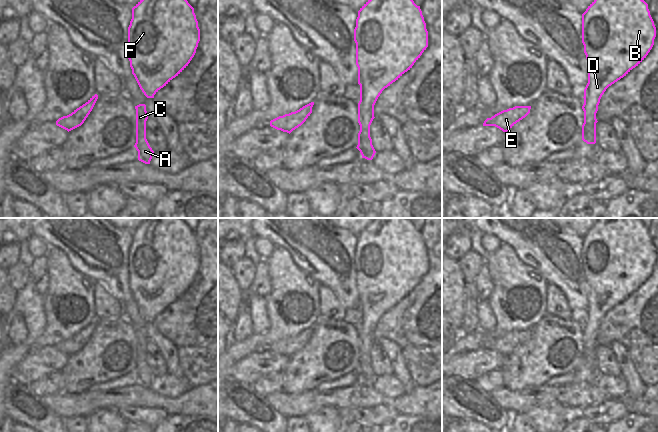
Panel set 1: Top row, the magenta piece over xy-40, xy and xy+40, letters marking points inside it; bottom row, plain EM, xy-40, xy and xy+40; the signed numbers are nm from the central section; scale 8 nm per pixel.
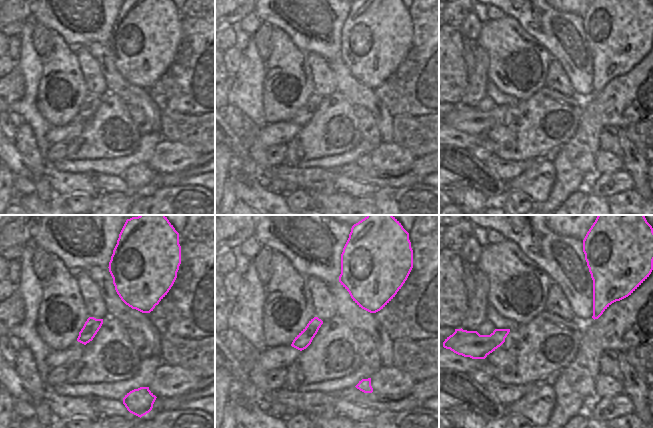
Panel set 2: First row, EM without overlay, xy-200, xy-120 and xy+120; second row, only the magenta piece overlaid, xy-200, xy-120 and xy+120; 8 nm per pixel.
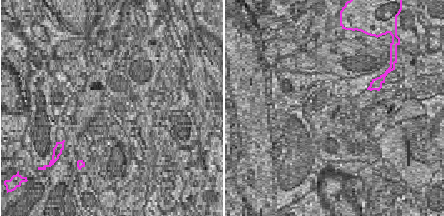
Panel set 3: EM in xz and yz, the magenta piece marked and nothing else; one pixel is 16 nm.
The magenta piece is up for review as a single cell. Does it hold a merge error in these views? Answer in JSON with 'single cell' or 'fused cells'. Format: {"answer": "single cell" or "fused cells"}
{"answer": "single cell"}

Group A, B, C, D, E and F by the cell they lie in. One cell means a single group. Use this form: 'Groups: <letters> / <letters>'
Groups: A B C D E F

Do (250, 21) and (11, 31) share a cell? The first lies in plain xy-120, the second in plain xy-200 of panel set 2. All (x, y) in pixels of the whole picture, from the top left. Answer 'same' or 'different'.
same

